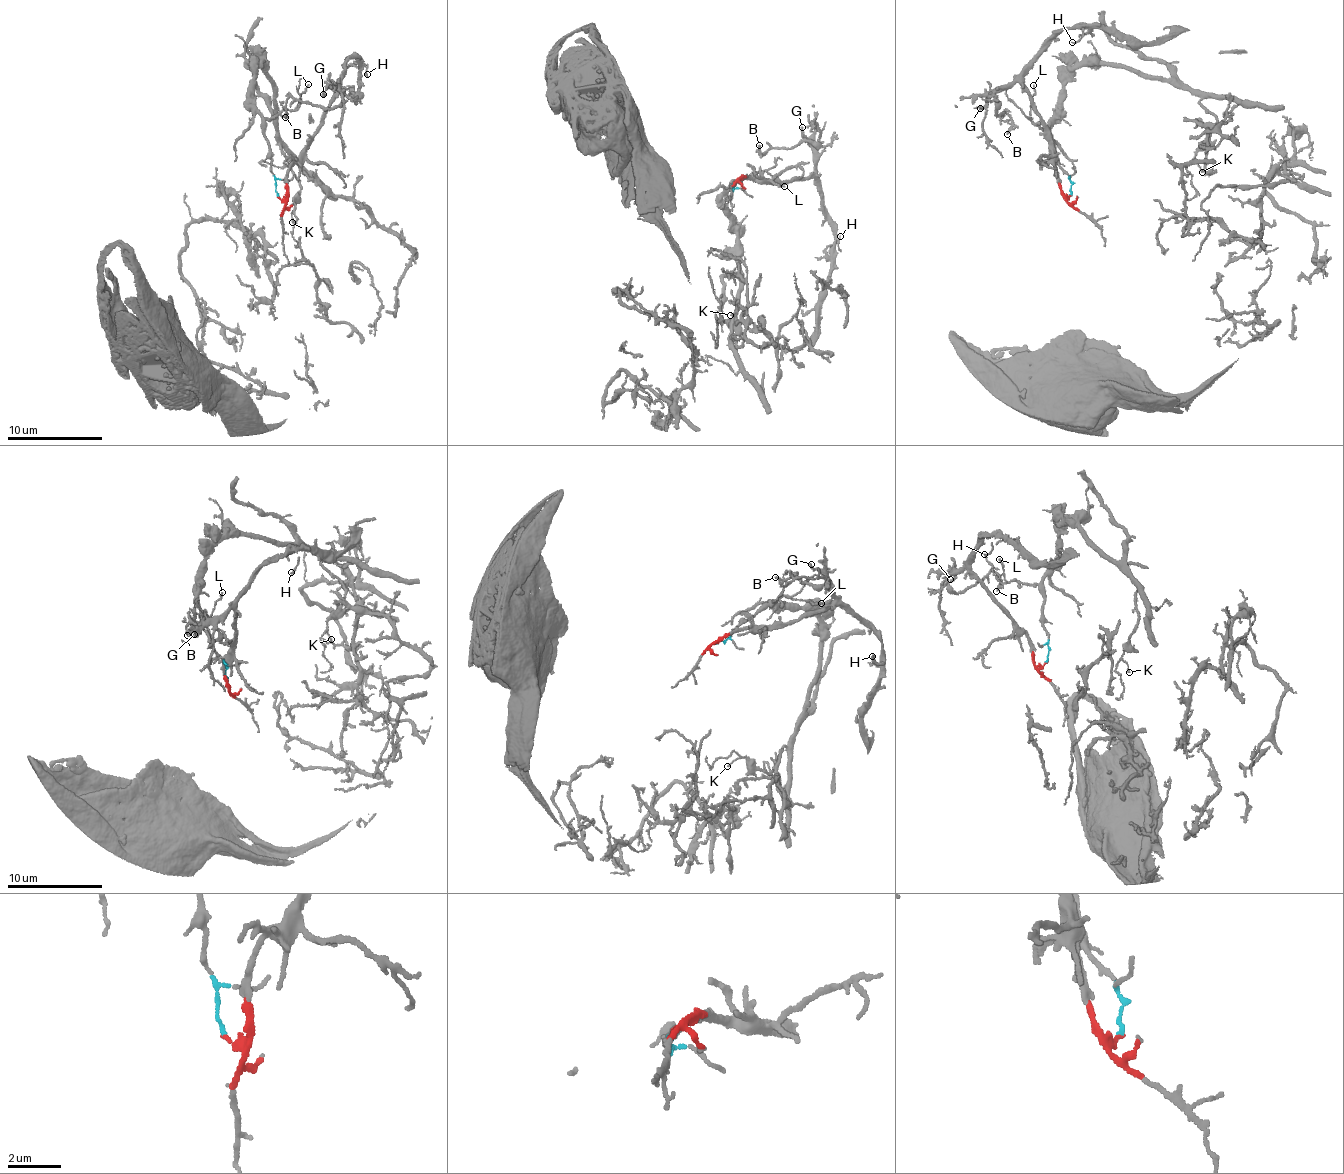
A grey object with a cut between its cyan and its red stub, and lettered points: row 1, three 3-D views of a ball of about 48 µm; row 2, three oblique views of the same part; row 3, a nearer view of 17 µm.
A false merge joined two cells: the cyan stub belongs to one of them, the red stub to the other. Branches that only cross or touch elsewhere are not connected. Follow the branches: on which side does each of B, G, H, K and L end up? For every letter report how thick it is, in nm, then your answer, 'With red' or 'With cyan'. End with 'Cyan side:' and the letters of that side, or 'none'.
B: Thickness 140 nm. With red
G: Thickness 190 nm. With red
H: Thickness 120 nm. With red
K: Thickness 110 nm. With cyan
L: Thickness 120 nm. With cyan
Cyan side: K, L

